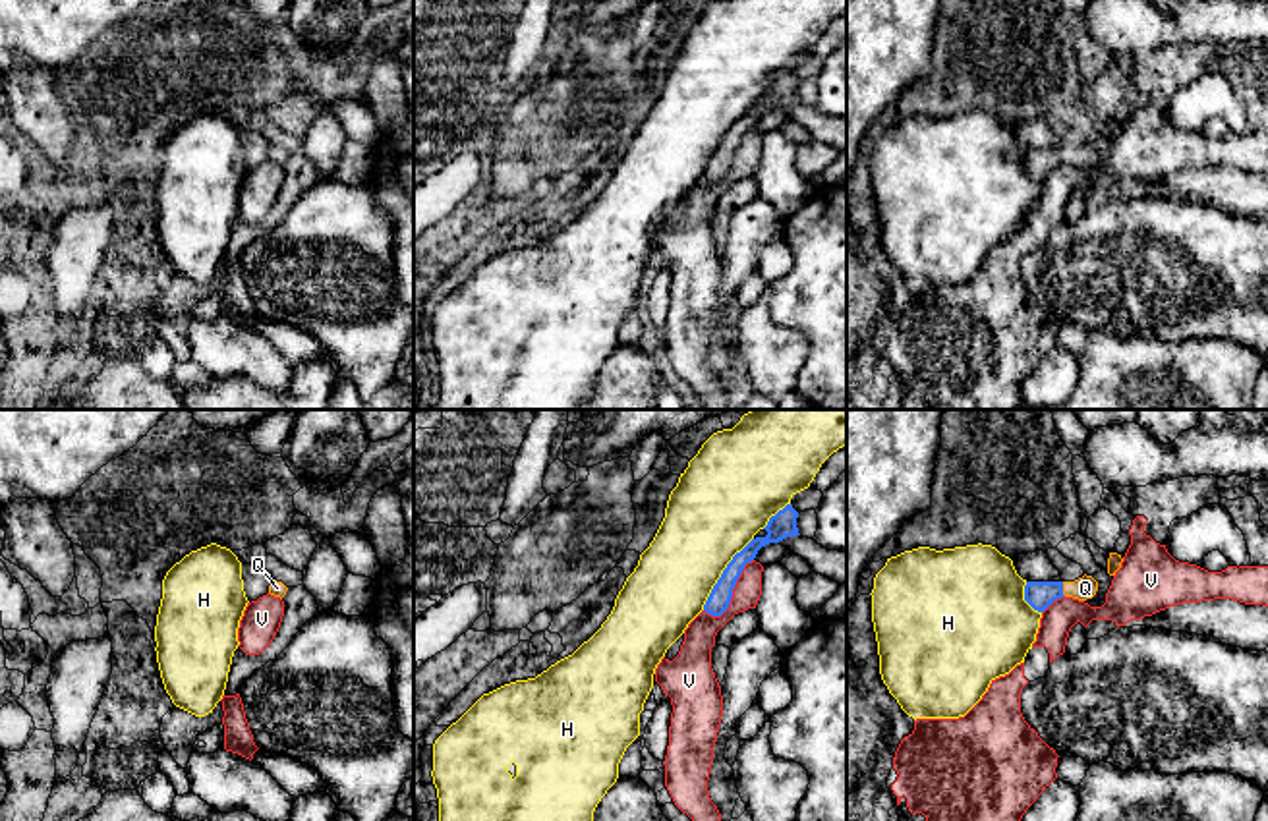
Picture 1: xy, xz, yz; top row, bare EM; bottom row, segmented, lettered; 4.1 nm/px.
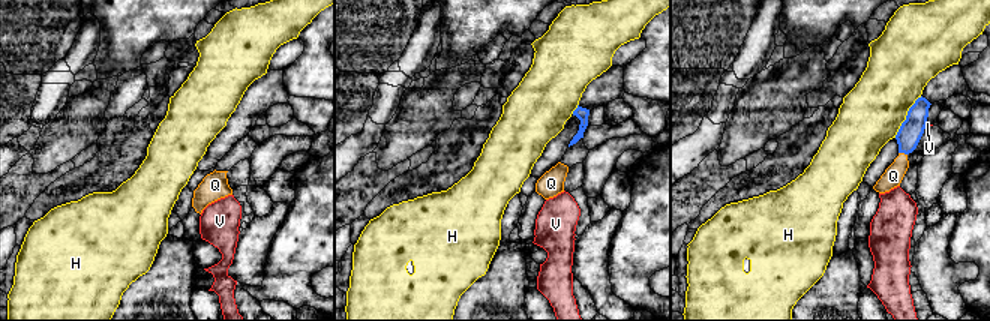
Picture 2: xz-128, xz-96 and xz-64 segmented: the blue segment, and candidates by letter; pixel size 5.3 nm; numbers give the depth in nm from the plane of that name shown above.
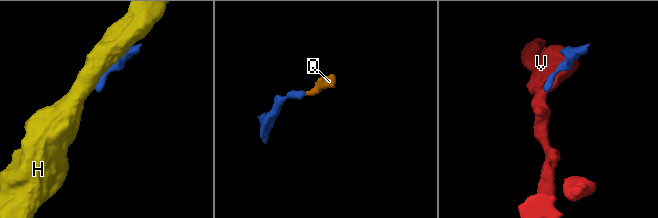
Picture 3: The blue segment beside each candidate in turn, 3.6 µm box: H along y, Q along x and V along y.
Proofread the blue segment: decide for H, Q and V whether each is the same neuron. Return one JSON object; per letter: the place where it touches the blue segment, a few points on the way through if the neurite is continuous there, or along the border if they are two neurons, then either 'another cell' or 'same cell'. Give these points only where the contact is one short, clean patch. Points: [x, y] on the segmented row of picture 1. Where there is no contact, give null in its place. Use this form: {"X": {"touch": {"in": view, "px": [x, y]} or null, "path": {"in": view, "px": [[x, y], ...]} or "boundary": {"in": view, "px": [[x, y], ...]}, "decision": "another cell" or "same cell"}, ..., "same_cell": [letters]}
{"H": {"touch": {"in": "xz", "px": [721, 574]}, "decision": "another cell"}, "Q": {"touch": {"in": "yz", "px": [1062, 590]}, "path": {"in": "yz", "px": [[1038, 595], [1062, 590], [1085, 588]]}, "decision": "same cell"}, "V": {"touch": {"in": "xz", "px": [731, 594]}, "decision": "another cell"}, "same_cell": ["Q"]}

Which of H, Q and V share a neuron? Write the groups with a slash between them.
H / Q / V

